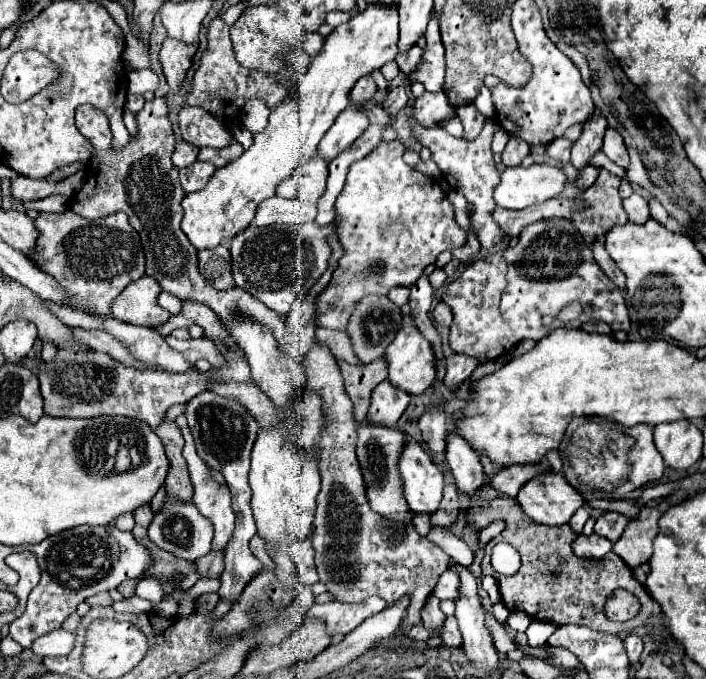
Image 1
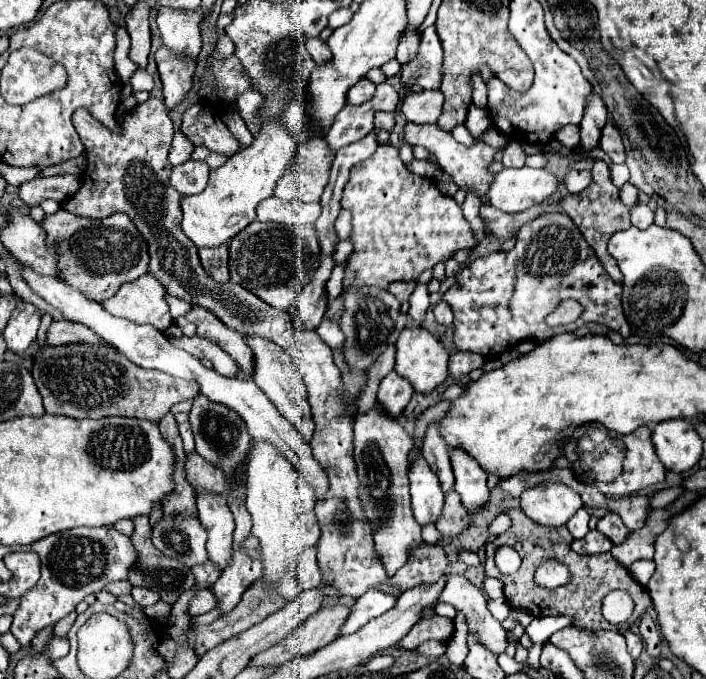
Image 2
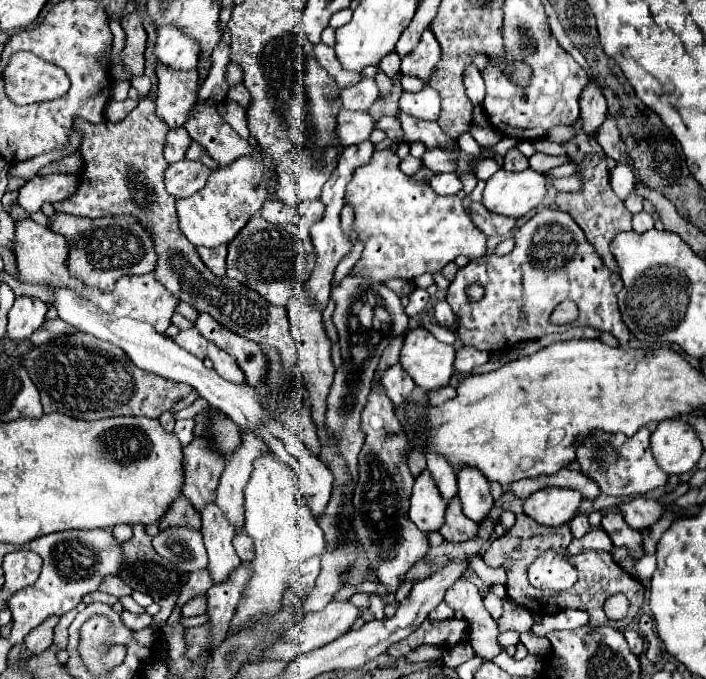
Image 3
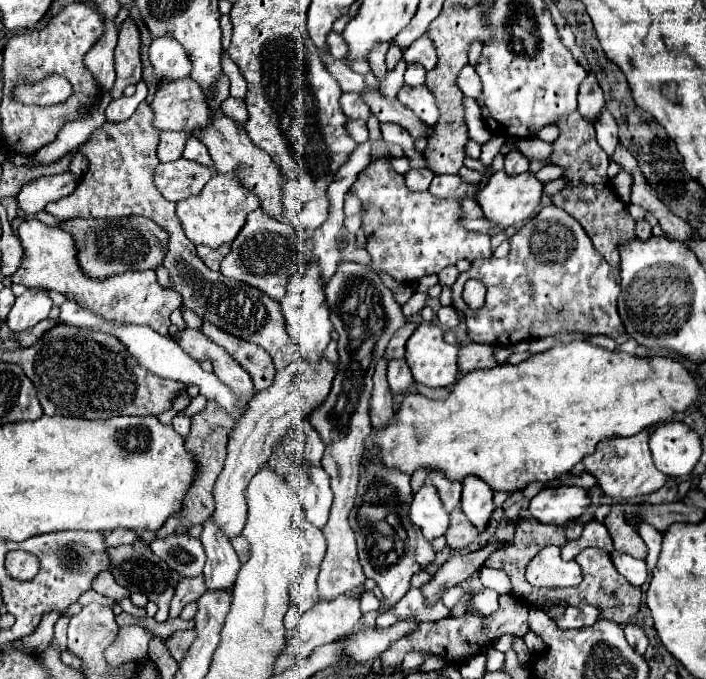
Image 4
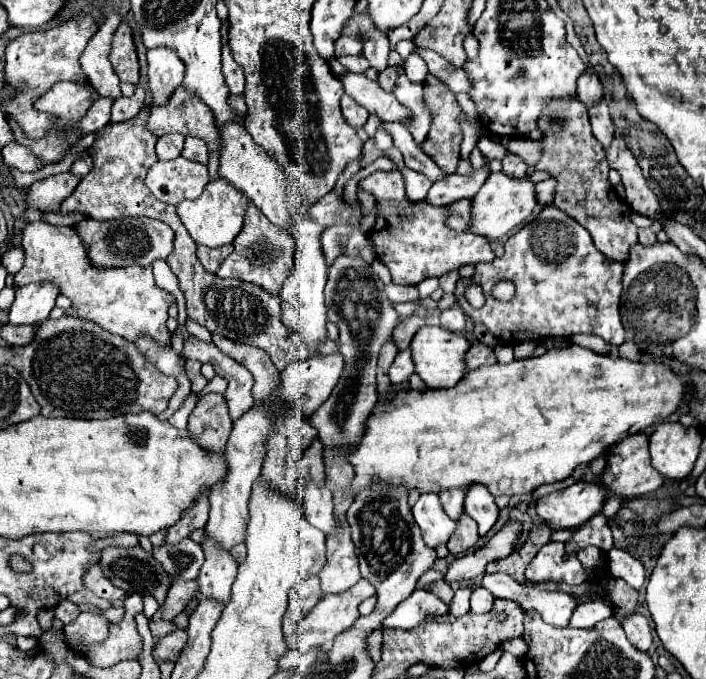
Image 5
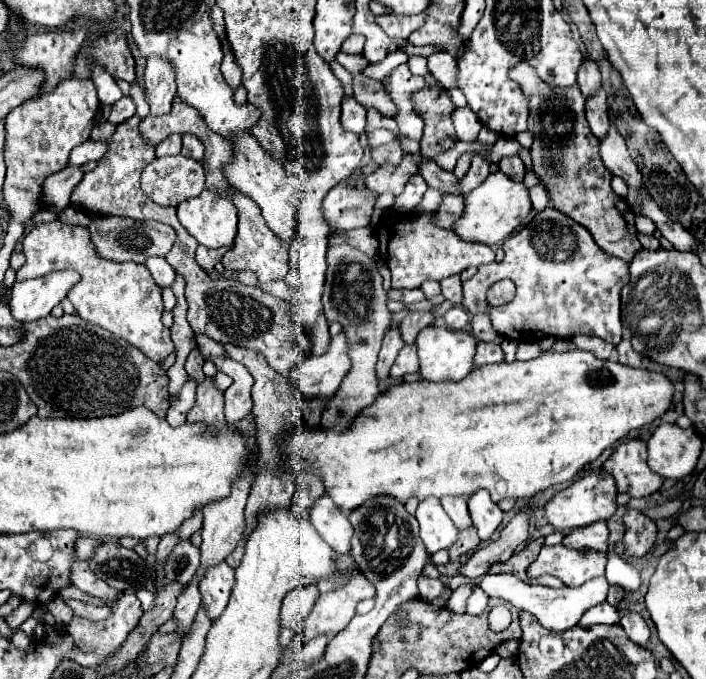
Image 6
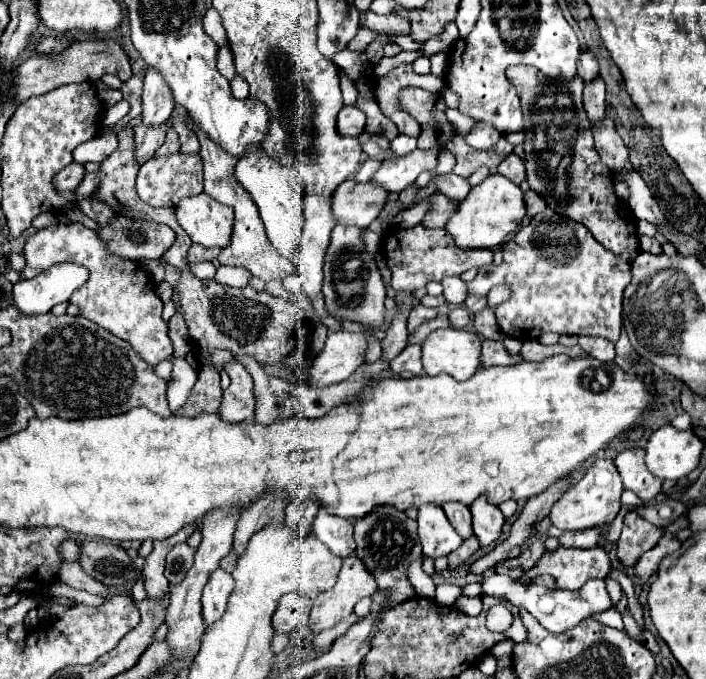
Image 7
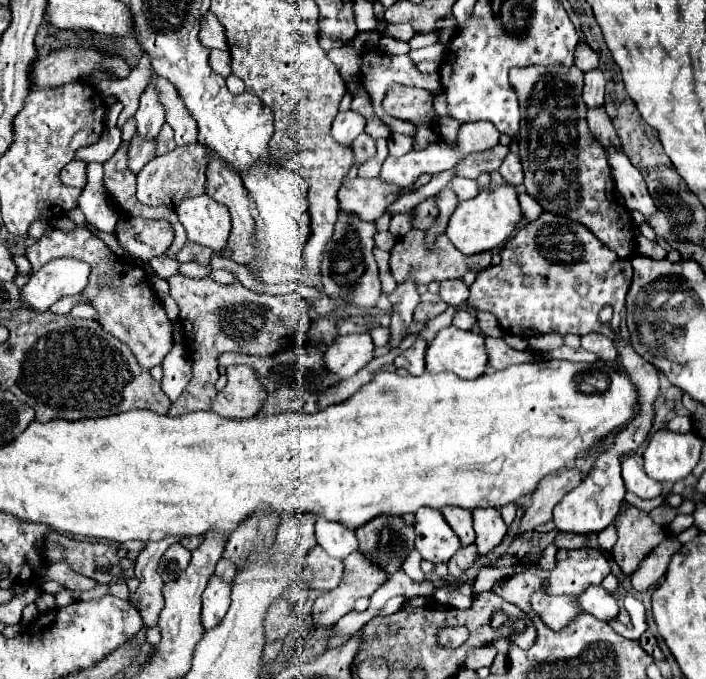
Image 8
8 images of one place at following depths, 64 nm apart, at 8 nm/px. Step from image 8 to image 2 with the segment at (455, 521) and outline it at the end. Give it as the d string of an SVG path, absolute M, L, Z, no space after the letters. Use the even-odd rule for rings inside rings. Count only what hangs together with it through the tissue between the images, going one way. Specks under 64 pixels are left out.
M430 424L426 430L424 446L422 446L422 456L430 464L430 468L436 472L442 492L448 494L454 488L454 474L452 474L452 464L450 464L450 452L446 448L446 442L440 436L440 424Z

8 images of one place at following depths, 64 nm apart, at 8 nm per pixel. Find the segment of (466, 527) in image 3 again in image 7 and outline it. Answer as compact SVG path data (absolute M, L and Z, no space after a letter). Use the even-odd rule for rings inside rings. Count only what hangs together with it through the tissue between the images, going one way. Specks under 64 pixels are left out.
M476 536L464 540L462 546L448 556L448 568L458 568L458 566L464 564L478 548L480 548L480 546L478 546L478 538L476 538Z

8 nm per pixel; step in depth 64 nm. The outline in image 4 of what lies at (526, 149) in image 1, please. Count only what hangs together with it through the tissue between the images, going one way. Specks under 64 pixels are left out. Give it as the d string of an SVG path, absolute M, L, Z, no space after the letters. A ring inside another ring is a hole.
M512 150L510 154L506 154L504 160L506 160L504 170L506 170L510 176L516 176L516 174L528 170L528 160L526 160L518 150Z

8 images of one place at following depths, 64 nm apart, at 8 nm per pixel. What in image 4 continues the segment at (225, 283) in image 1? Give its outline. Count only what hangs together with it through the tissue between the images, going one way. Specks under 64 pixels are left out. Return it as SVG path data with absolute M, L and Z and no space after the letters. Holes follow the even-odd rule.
M198 246L198 256L202 258L202 262L210 268L210 270L220 270L220 262L222 258L230 252L230 246L222 246L222 248L208 248L208 246Z

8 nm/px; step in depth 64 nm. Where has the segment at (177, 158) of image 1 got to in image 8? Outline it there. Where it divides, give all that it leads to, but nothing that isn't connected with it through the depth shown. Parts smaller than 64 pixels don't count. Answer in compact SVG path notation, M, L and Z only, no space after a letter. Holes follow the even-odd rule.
M164 124L164 128L160 130L160 134L156 136L156 154L166 154L170 150L174 150L176 142L174 142L174 132L170 128L170 124Z

